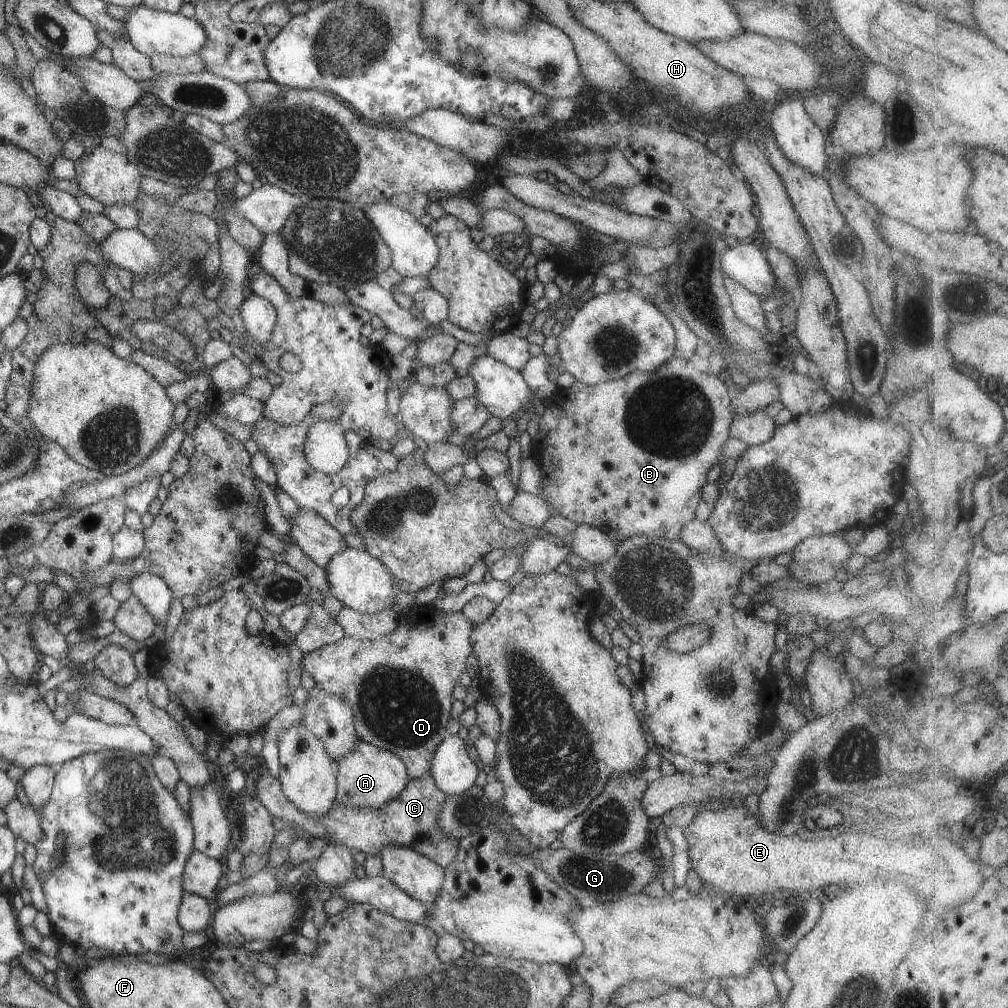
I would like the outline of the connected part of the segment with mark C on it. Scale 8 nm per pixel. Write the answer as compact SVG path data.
M267 772L257 774L255 780L256 799L269 812L273 818L279 818L283 824L295 824L297 828L307 831L313 838L323 838L329 844L341 844L347 849L354 849L366 856L380 856L381 848L387 844L393 846L405 846L415 854L429 858L439 867L447 867L458 848L458 840L443 834L443 830L437 826L437 818L441 812L441 804L446 795L435 786L430 773L423 774L420 778L409 779L405 787L393 800L385 802L379 808L367 809L358 807L339 806L333 803L325 816L303 816L295 806L286 802L280 783Z

